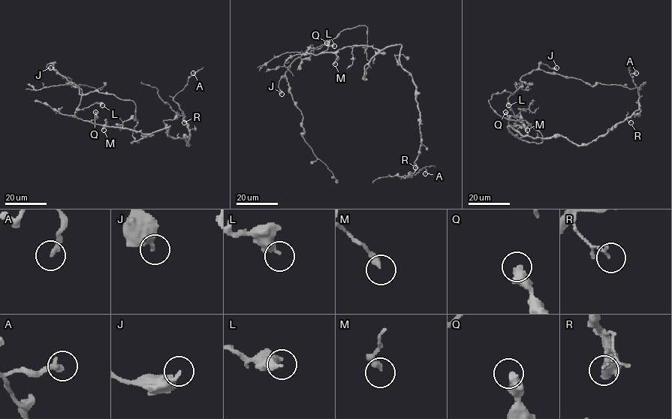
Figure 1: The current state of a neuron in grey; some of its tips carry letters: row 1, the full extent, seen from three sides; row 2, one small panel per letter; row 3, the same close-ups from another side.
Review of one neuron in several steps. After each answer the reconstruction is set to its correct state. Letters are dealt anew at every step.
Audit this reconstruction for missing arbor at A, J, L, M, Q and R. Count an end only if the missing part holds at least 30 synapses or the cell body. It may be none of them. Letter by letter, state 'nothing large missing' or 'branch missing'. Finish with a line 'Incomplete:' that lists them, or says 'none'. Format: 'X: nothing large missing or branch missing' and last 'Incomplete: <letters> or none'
A: nothing large missing
J: nothing large missing
L: nothing large missing
M: nothing large missing
Q: nothing large missing
R: nothing large missing
Incomplete: none

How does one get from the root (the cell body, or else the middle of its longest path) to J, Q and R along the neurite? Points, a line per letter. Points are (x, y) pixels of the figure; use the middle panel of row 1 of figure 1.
J: (357, 45), (317, 55), (306, 51), (311, 45), (314, 48), (311, 55), (296, 58), (278, 82), (281, 94)
Q: (357, 45), (323, 52), (327, 48), (326, 43)
R: (357, 45), (380, 49), (401, 45), (399, 64), (411, 77), (420, 112), (421, 146), (415, 161), (415, 167)

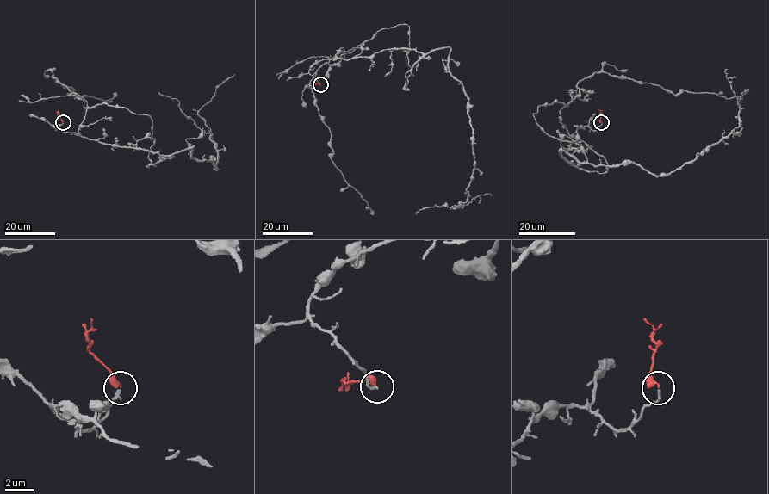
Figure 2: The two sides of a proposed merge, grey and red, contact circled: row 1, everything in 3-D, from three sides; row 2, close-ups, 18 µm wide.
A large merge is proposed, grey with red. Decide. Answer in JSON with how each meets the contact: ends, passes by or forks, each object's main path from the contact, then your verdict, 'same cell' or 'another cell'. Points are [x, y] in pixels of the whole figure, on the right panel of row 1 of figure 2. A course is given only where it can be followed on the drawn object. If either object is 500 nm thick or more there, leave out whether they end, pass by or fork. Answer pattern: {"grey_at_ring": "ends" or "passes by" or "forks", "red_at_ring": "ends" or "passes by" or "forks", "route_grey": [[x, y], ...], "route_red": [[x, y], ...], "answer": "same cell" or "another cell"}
{"grey_at_ring": "ends", "red_at_ring": "ends", "route_grey": [[601, 122], [580, 126], [561, 157], [668, 175], [739, 126], [727, 69]], "route_red": [[601, 122], [598, 109]], "answer": "same cell"}

